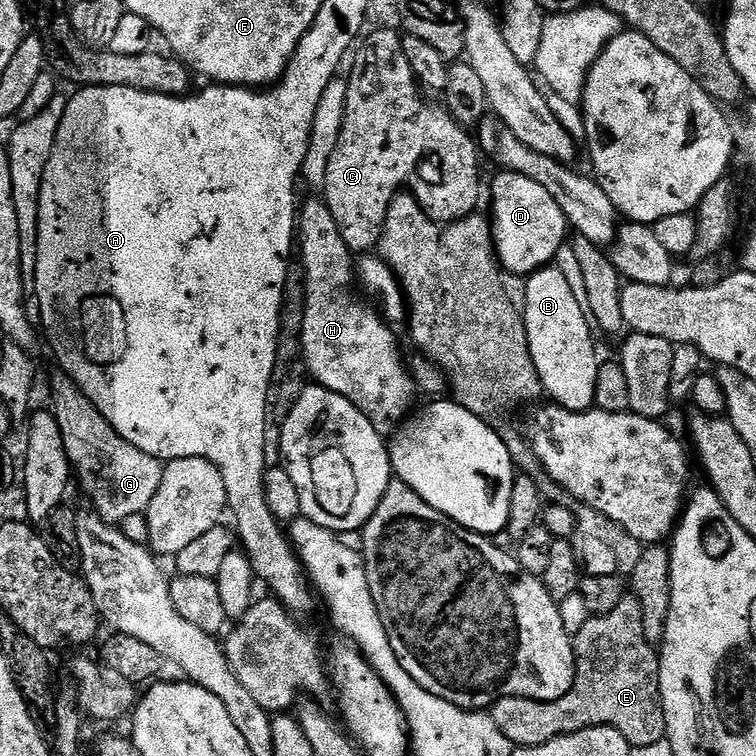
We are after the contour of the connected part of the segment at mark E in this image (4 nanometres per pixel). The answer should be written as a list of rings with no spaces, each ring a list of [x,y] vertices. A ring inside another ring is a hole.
[[[620,603],[616,609],[604,615],[593,615],[574,636],[576,653],[576,681],[564,697],[548,703],[533,703],[526,699],[506,697],[491,705],[492,721],[513,745],[533,748],[571,732],[587,728],[616,728],[628,739],[628,743],[646,745],[665,739],[664,704],[660,701],[660,659],[653,645],[649,644],[641,621],[634,615],[631,603]]]

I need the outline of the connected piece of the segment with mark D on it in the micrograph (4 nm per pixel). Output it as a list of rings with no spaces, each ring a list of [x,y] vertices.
[[[507,170],[499,173],[501,176],[492,184],[492,216],[490,215],[490,227],[494,241],[494,251],[499,263],[505,269],[517,272],[521,278],[536,272],[539,268],[547,268],[553,263],[552,260],[560,252],[560,247],[569,239],[570,225],[564,217],[563,210],[552,195],[543,188],[536,180],[526,178],[517,172]]]

